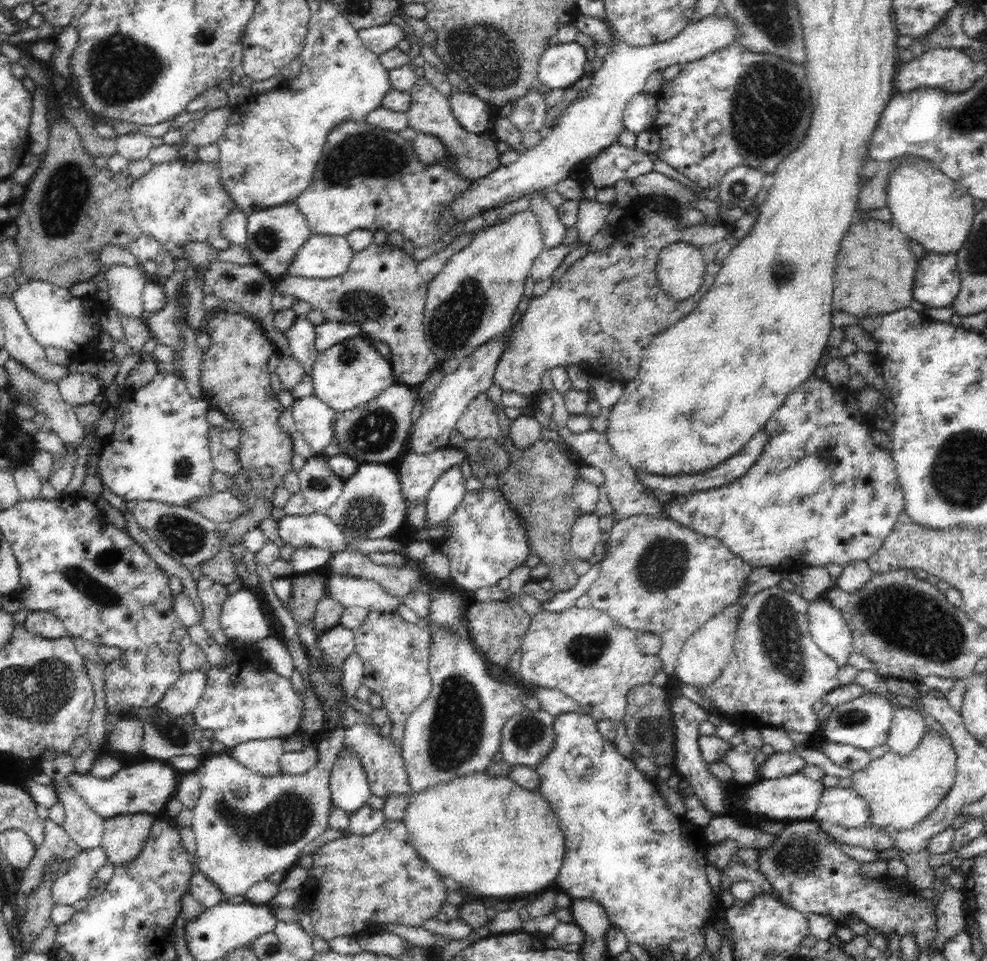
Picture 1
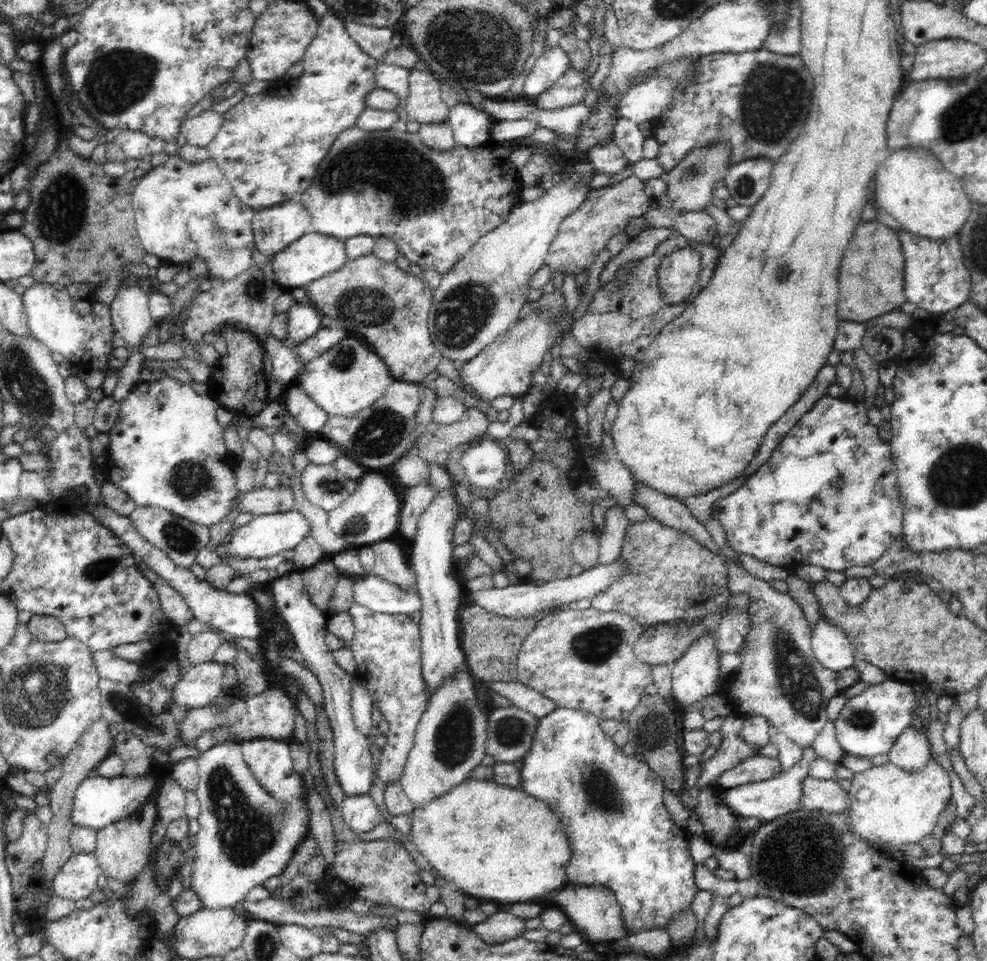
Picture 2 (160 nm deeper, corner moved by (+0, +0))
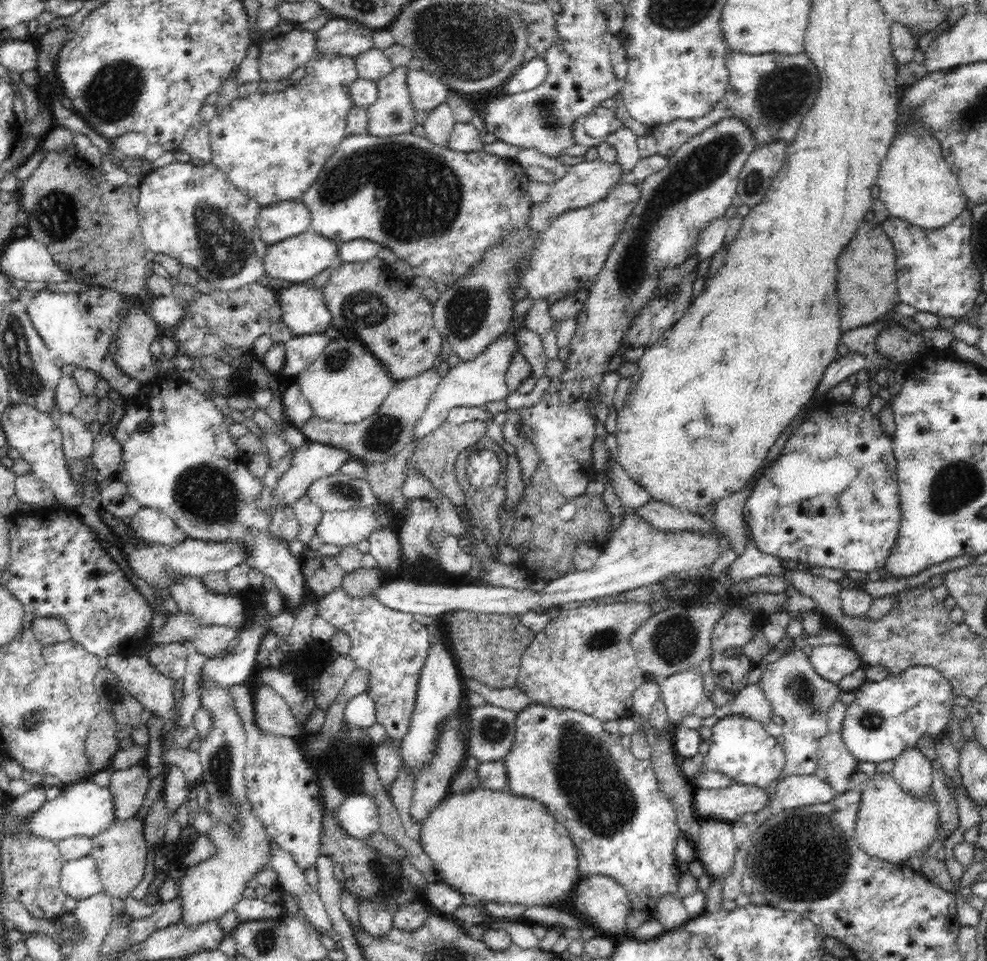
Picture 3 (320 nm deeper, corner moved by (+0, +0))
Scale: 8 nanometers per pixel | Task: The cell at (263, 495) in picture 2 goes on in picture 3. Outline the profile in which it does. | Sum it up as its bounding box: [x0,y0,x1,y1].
[272,441,352,508]

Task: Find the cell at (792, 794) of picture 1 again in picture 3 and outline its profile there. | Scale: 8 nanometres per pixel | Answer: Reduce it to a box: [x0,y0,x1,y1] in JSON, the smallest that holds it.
[693,784,768,823]

